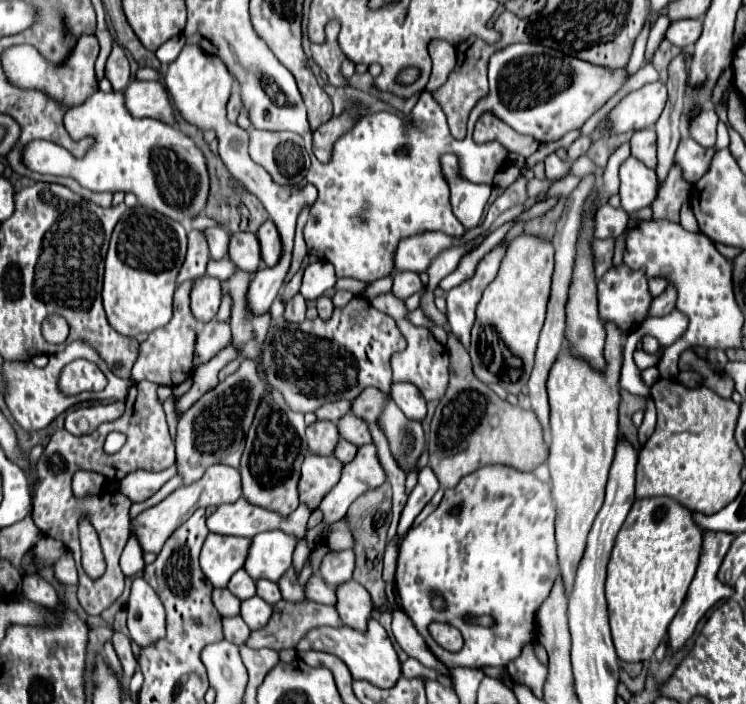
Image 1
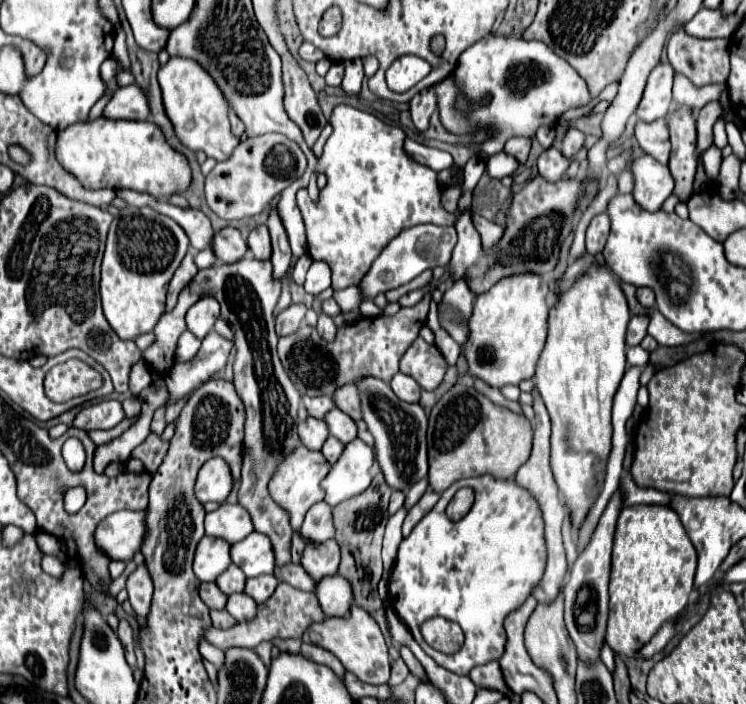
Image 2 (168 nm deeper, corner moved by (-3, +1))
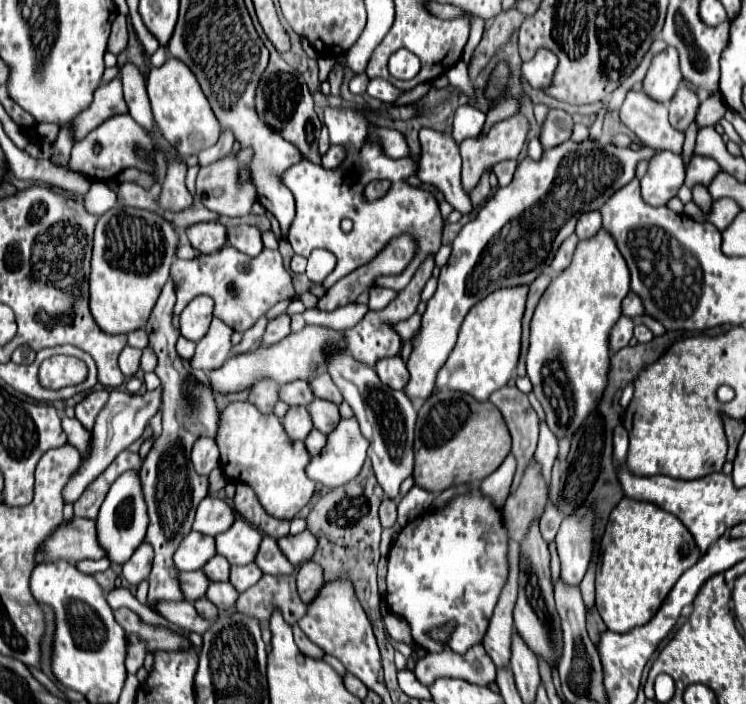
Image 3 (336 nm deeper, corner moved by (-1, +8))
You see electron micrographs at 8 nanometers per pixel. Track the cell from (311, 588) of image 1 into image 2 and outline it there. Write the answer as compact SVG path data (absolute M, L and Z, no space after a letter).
M289 563L289 565L281 565L281 567L275 567L275 573L273 573L279 581L285 581L289 583L291 587L295 589L301 589L301 591L315 591L315 579L311 579L305 569L297 563Z

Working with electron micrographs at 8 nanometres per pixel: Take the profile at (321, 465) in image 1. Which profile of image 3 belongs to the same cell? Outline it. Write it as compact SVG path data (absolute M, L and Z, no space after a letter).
M233 402L221 412L217 446L221 452L221 468L229 480L251 486L267 514L275 518L293 520L315 494L315 482L305 474L311 462L305 442L291 440L277 416L263 416L249 402Z

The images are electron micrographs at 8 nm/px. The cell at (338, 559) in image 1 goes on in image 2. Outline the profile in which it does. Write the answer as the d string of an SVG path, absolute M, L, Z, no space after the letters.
M327 539L323 543L309 543L301 553L303 569L319 581L325 575L335 575L339 567L339 545L335 539Z

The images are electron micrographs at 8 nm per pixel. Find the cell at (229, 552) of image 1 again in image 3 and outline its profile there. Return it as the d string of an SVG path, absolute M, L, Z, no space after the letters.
M191 532L185 542L181 542L181 546L177 548L177 556L173 556L173 560L181 572L193 572L201 570L215 554L217 550L213 536Z

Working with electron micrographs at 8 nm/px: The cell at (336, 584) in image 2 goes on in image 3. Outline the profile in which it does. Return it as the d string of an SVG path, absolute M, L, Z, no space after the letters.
M305 562L299 566L297 590L301 592L301 598L305 604L313 602L313 598L317 598L317 594L323 586L325 586L325 576L323 576L323 568L319 564Z

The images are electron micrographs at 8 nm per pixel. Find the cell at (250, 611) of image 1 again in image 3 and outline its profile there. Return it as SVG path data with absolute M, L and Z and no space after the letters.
M211 582L209 590L207 590L207 598L219 608L219 610L227 610L231 606L235 606L239 592L229 584L229 582Z

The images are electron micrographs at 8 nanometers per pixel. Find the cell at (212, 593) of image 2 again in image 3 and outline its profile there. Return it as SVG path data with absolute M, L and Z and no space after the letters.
M203 570L195 572L183 572L181 574L181 590L185 590L185 598L195 602L197 598L203 598L209 588L209 578L205 578Z

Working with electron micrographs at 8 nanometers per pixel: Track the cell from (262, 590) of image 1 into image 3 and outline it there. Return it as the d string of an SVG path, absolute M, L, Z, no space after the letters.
M249 564L249 566L231 566L231 578L229 582L239 590L245 592L247 588L255 586L263 576L263 570L259 570L257 564Z

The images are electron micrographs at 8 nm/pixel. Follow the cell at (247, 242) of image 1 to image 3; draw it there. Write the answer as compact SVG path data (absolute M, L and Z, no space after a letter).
M199 222L185 230L199 254L213 254L227 244L227 228L219 222Z

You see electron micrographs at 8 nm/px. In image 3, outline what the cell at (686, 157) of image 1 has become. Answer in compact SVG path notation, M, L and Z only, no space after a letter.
M693 156L689 168L687 168L687 178L685 184L691 188L695 184L705 184L709 186L709 182L713 180L713 176L721 170L721 166L717 164L715 158L711 156Z

